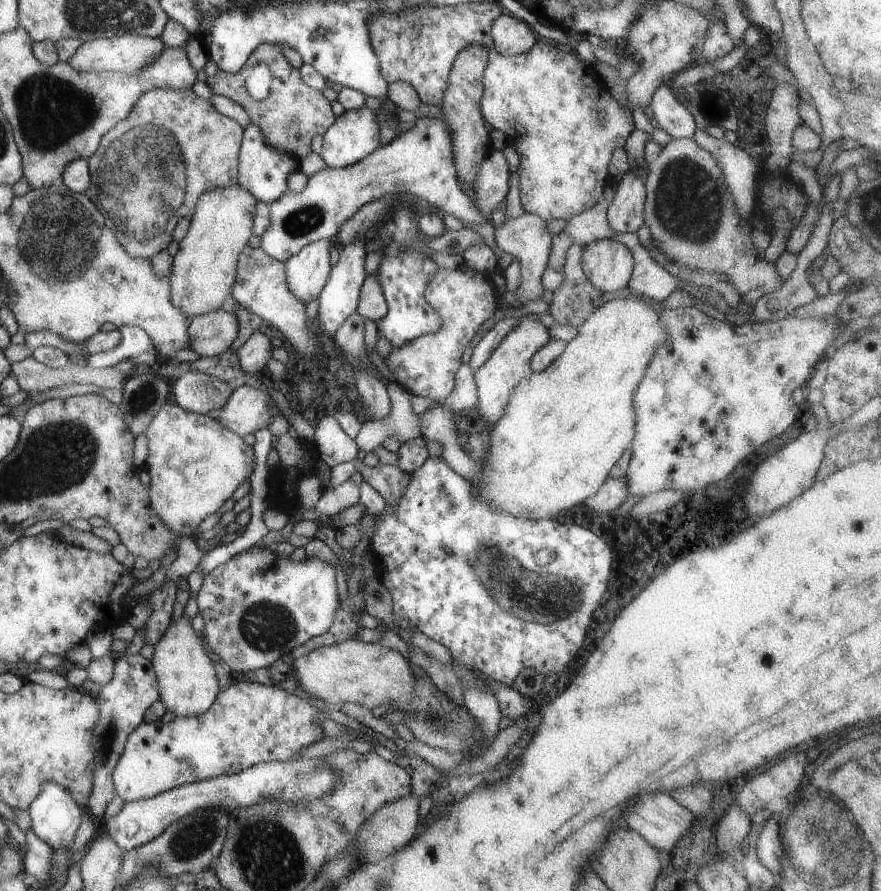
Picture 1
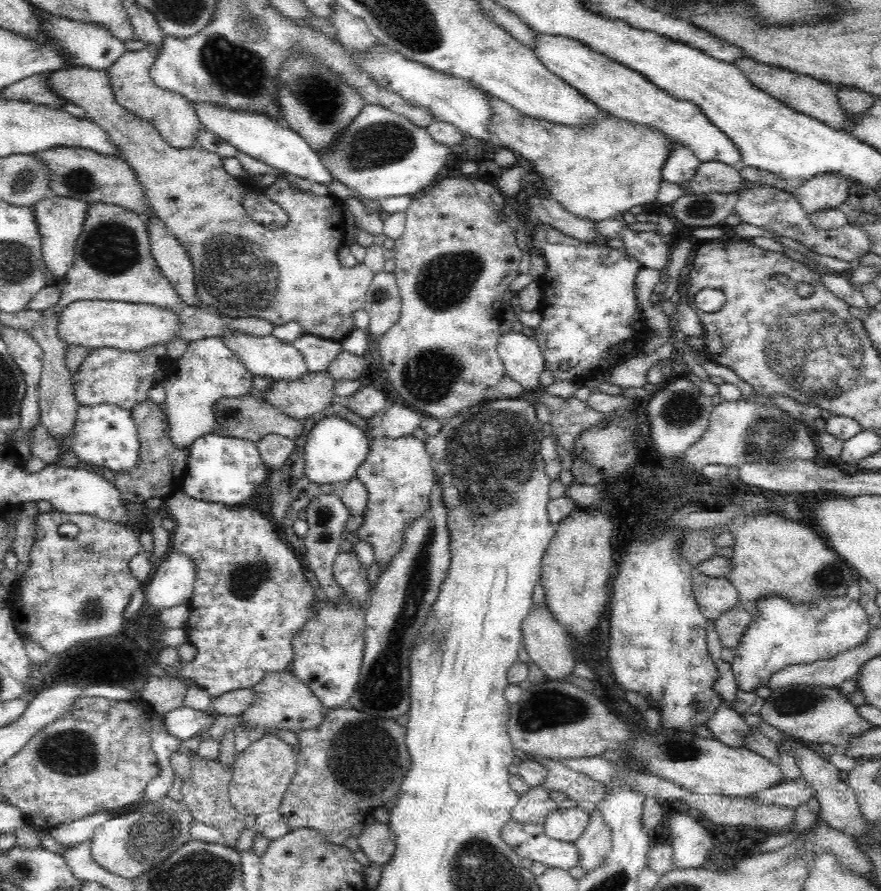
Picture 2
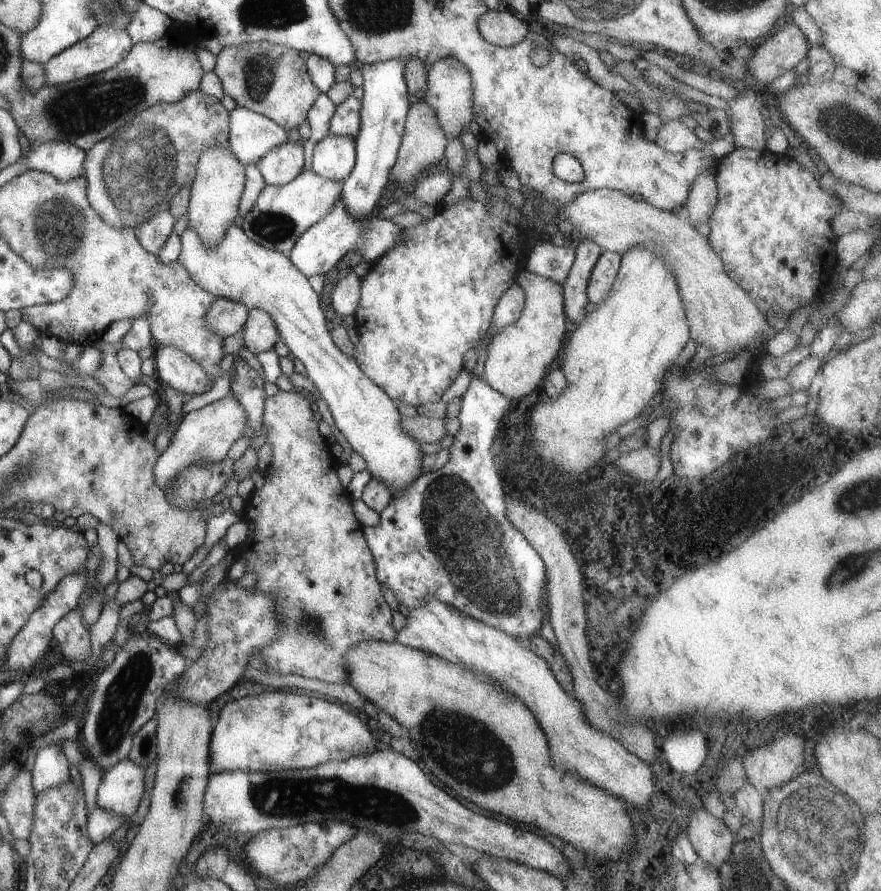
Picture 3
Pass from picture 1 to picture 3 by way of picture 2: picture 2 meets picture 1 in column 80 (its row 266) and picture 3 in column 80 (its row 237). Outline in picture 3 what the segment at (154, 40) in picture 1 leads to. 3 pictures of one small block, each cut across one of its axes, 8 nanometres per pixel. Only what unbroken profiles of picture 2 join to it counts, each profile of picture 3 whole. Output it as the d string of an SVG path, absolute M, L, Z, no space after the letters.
M97 25L95 30L83 38L83 40L74 42L71 46L64 48L44 63L42 68L44 86L59 87L63 83L71 83L76 79L83 79L111 69L111 66L125 58L133 43L131 33L126 28Z

